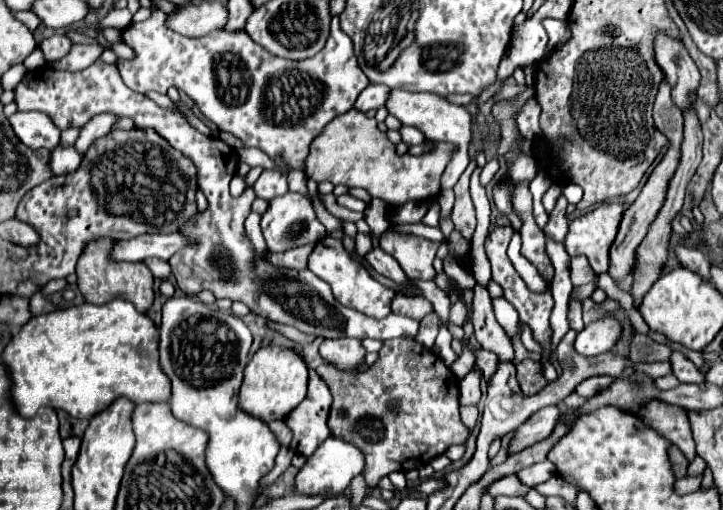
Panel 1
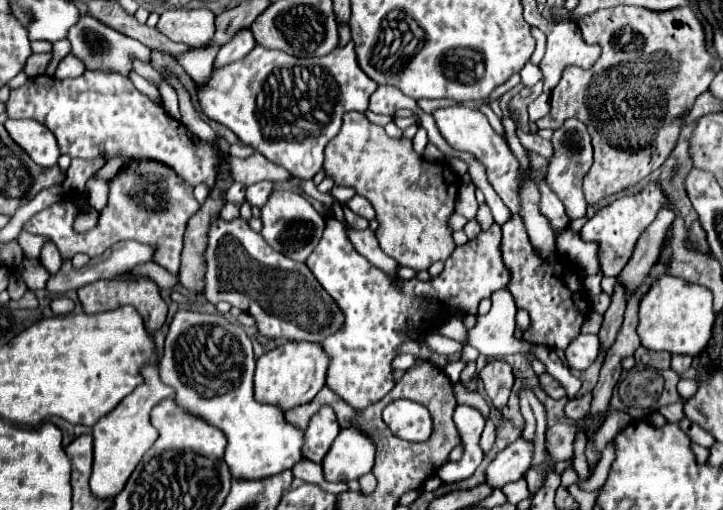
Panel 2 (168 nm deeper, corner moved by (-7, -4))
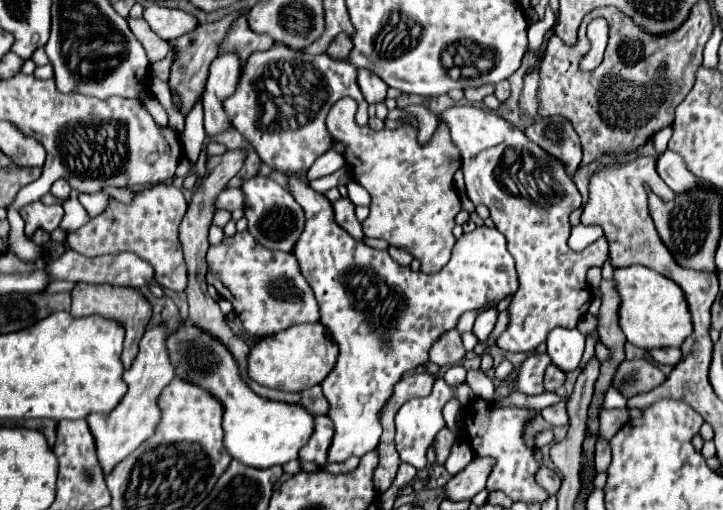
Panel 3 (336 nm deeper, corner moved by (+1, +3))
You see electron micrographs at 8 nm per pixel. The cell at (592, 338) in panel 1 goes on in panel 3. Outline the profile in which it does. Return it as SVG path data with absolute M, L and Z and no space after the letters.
M555 328L547 336L547 354L551 362L563 372L571 372L579 368L581 356L585 348L585 336L573 328Z

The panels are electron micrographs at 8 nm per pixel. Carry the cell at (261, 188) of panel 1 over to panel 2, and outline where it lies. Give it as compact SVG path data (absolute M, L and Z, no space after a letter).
M261 181L261 183L255 183L255 185L251 185L251 187L247 187L247 201L255 207L263 207L265 203L267 203L267 199L269 199L269 195L275 191L273 189L275 187L275 183L273 181Z

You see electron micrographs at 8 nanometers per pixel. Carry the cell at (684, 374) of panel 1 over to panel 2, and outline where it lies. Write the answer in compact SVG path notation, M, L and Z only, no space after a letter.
M673 355L671 357L671 369L681 375L691 367L691 361L693 361L693 357L689 357L689 355Z

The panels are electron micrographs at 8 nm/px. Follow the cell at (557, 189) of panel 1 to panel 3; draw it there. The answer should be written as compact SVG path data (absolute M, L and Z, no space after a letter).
M579 224L571 230L571 236L569 236L569 246L573 250L583 250L587 248L589 244L593 244L599 236L603 236L603 230L601 226L585 226L585 224Z

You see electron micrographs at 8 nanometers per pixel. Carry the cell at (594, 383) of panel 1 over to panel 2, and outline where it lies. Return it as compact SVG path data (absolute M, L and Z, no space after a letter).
M589 391L589 393L585 393L585 395L577 397L577 399L571 399L571 401L565 405L565 415L567 415L569 419L573 419L573 421L583 419L583 417L589 413L589 399L591 399L591 397L593 397L593 395L591 395L591 391Z

